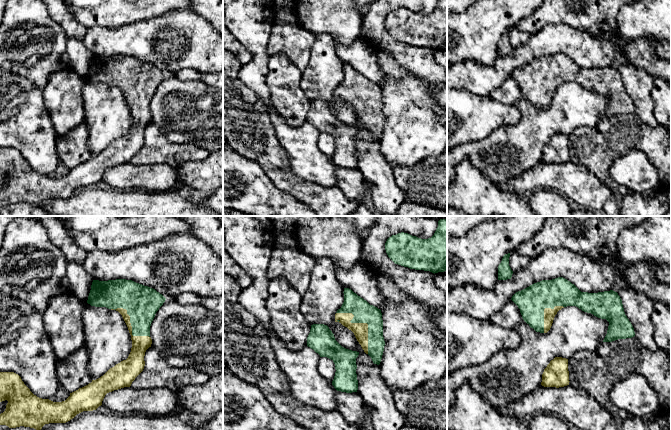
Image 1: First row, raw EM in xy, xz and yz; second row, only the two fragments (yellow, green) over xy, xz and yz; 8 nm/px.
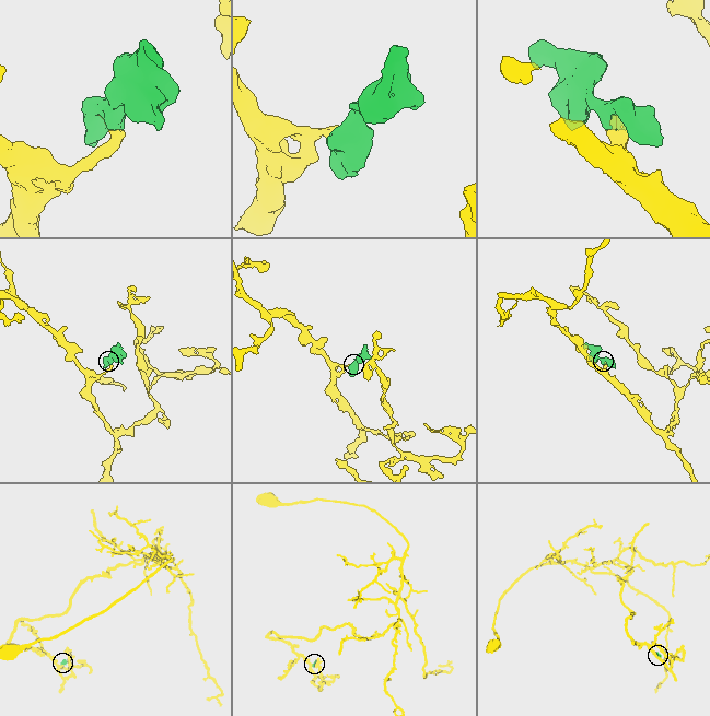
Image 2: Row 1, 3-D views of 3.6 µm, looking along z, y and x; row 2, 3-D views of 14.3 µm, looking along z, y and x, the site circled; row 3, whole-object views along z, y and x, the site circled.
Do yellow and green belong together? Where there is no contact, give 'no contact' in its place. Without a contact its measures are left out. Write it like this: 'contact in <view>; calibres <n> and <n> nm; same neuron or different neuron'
contact in xz; calibres 120 and 170 nm; same neuron

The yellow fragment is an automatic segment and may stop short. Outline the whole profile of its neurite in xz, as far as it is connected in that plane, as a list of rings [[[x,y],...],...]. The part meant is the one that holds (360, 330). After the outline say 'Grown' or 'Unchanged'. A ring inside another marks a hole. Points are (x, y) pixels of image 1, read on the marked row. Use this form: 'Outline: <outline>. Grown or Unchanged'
Outline: [[[344,288],[343,293],[344,302],[335,314],[335,322],[351,330],[364,352],[379,365],[385,346],[381,310],[349,288]]]. Grown

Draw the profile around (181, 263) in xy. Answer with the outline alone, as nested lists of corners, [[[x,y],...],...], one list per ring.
[[[174,234],[115,253],[94,250],[87,252],[82,265],[93,280],[132,280],[155,289],[165,298],[174,298],[183,293],[223,296],[223,259],[193,234]]]

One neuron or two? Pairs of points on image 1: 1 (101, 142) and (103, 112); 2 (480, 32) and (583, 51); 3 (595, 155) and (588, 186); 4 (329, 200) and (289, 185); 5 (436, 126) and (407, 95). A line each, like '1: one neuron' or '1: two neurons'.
1: one neuron
2: two neurons
3: two neurons
4: one neuron
5: one neuron

